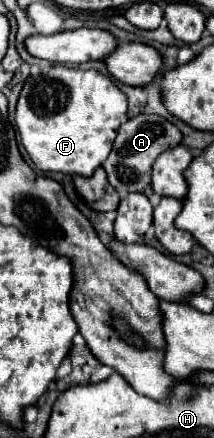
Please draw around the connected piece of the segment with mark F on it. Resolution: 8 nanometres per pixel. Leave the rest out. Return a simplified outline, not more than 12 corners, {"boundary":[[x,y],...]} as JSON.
{"boundary":[[52,66],[16,104],[40,172],[92,176],[126,118],[96,70]]}

